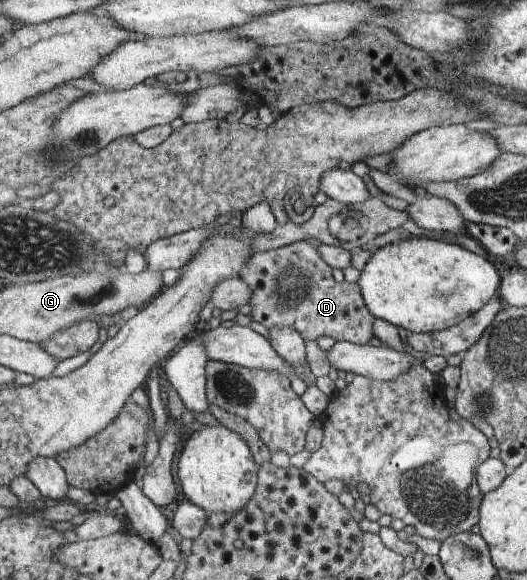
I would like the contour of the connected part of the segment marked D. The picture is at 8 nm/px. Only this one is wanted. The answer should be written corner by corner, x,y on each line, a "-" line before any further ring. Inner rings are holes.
302,240
283,248
259,252
250,259
248,267
242,271
241,278
252,287
254,295
250,306
251,318
266,328
292,326
303,333
305,340
314,341
320,337
331,337
336,342
348,341
358,345
366,345
374,337
375,315
366,305
361,287
358,283
337,282
332,275
332,267
324,261
319,249
308,241

